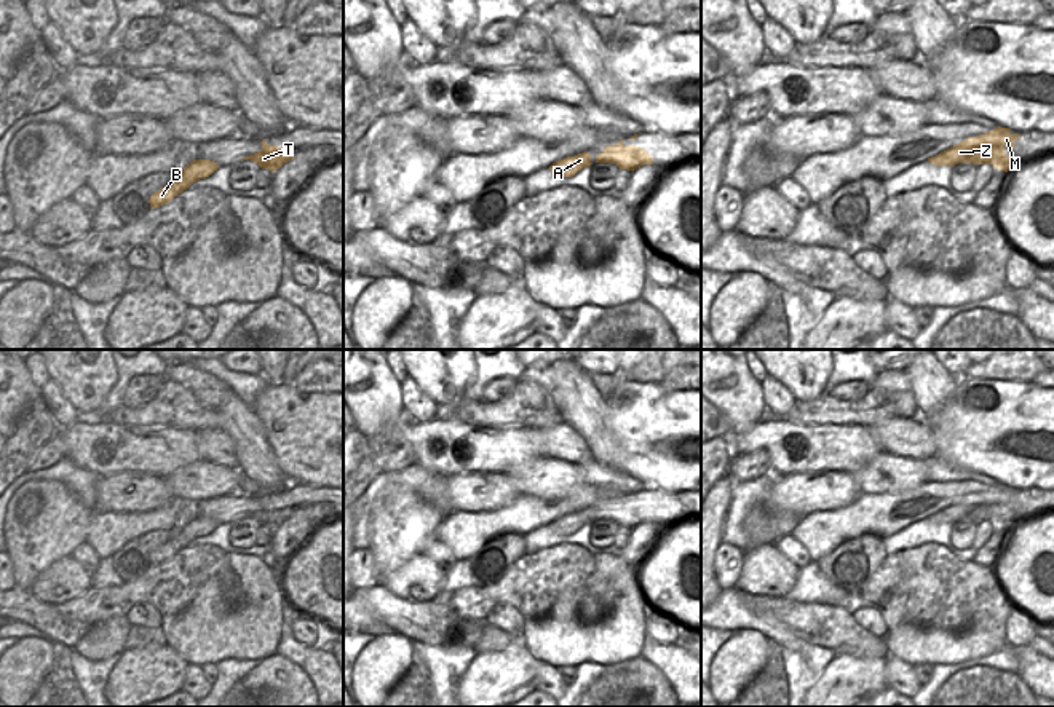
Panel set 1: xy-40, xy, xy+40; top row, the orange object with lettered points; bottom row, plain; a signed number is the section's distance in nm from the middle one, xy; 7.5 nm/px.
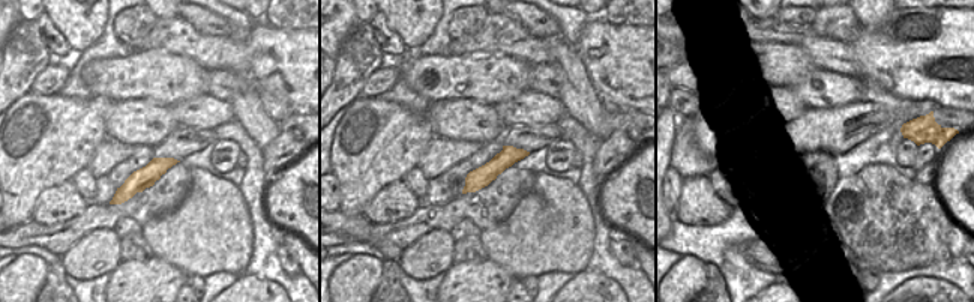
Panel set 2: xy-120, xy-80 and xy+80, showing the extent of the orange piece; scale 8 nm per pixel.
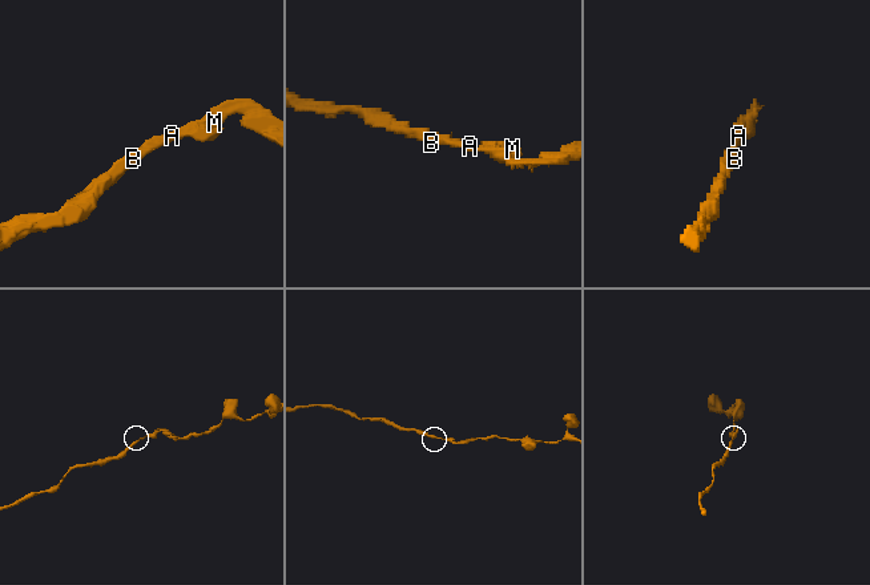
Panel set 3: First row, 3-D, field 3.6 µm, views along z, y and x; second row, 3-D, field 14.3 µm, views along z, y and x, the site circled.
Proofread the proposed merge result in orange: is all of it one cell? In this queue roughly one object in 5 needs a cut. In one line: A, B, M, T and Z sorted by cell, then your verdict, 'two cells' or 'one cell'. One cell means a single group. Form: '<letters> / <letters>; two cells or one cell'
A B M T Z; one cell

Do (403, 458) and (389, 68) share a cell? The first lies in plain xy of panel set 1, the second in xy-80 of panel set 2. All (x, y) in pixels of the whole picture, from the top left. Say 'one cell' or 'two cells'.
one cell

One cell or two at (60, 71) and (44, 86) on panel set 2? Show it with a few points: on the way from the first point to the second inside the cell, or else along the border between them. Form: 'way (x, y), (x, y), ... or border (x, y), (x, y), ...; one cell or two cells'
way (56, 74), (48, 81); one cell

